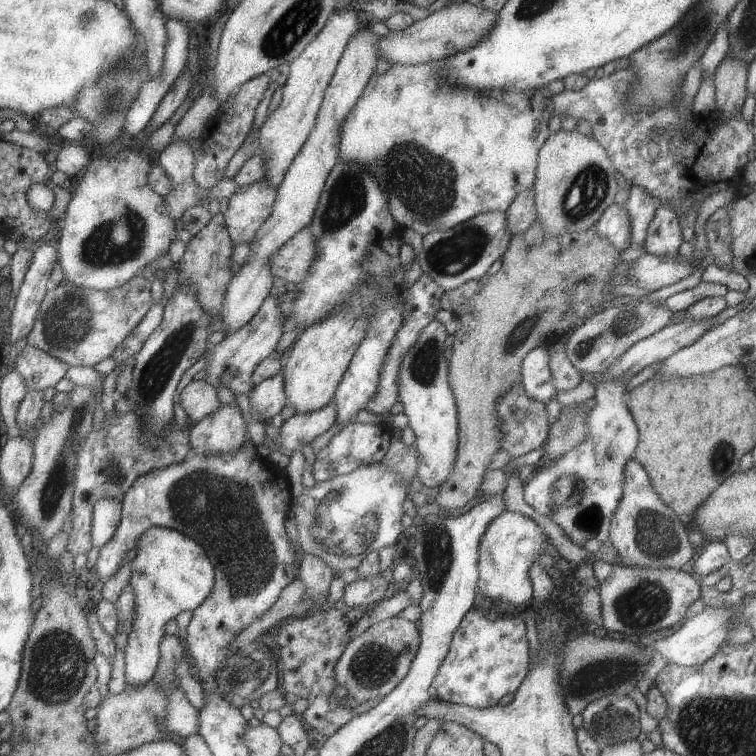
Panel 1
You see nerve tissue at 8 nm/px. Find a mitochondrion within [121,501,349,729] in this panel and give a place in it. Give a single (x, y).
(246, 676)

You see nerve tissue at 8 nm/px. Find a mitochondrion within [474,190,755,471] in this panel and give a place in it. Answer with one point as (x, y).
(523, 331)

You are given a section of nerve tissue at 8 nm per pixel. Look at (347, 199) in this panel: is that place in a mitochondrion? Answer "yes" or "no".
yes

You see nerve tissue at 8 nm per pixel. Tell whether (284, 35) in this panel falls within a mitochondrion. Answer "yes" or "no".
yes

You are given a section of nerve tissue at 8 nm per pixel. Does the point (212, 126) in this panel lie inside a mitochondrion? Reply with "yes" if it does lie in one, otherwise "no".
no

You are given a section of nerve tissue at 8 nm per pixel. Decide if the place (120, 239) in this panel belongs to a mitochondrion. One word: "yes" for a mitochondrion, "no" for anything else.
yes

